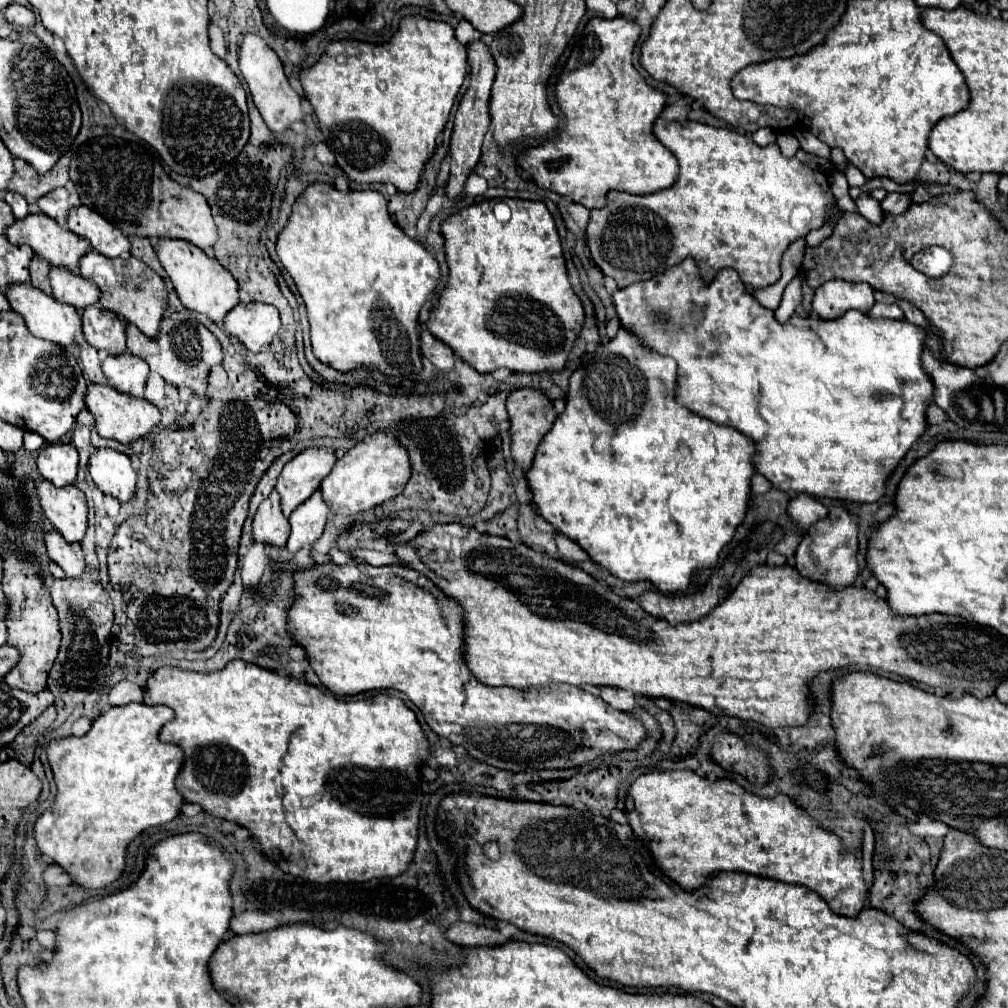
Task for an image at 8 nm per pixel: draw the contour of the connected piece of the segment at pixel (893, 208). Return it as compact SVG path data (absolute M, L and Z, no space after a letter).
M890 192L890 194L884 198L884 202L880 202L880 206L882 206L884 212L898 212L898 214L900 214L900 212L906 212L906 210L908 210L910 202L912 202L912 196L910 196L910 194Z

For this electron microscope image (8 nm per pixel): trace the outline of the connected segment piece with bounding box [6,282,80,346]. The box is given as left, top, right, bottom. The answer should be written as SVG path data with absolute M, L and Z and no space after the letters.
M30 282L10 284L6 290L6 298L8 298L12 310L16 310L26 320L26 324L34 336L56 342L60 346L68 346L74 342L76 334L80 332L80 314L76 312L76 308L70 304L64 304L64 302L58 302L56 298L52 298L48 294L42 294Z

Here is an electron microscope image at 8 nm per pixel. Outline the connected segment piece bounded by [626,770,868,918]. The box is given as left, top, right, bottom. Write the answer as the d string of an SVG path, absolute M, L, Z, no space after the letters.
M666 770L636 778L626 794L626 816L636 834L642 824L646 838L650 838L648 850L656 866L682 888L700 888L710 872L746 872L788 884L802 884L812 892L818 892L836 914L848 918L858 916L868 898L868 888L862 878L862 854L842 850L840 838L822 830L788 796L766 800L748 794L732 780L712 782L690 770Z

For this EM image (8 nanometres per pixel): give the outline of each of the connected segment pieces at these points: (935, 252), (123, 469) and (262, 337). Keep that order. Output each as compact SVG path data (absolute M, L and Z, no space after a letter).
M930 246L930 248L924 248L918 254L914 254L910 258L910 264L930 278L942 278L952 266L952 256L948 252L944 252L944 248Z
M96 448L88 462L94 484L120 502L128 502L136 490L136 472L126 454L112 448Z
M238 304L224 316L224 330L236 336L248 350L260 352L280 330L278 310L270 304Z

